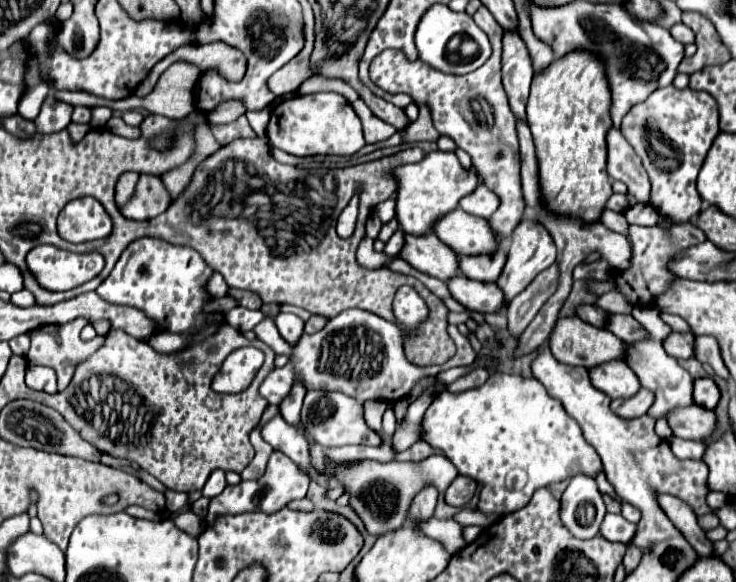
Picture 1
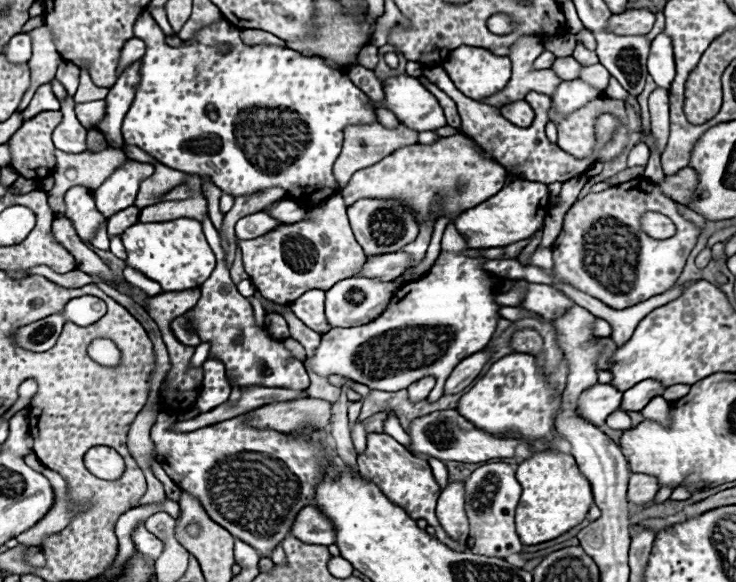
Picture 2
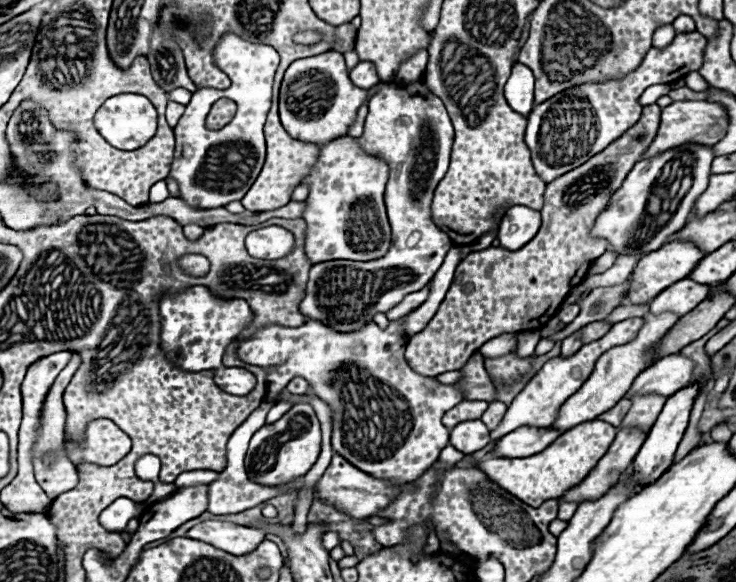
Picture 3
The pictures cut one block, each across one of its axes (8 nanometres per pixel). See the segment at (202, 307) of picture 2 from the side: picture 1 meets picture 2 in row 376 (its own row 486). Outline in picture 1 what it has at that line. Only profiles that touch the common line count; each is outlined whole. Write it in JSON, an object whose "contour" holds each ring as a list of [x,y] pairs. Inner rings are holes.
{"contour":[[[274,452],[270,456],[266,474],[262,478],[250,480],[250,482],[240,482],[236,486],[226,486],[220,495],[210,500],[206,522],[213,524],[218,515],[236,515],[248,512],[248,510],[264,510],[266,514],[272,514],[276,510],[280,510],[282,506],[286,506],[290,500],[304,498],[308,484],[310,484],[310,476],[304,474],[300,466],[294,466],[294,462],[290,462],[290,458],[286,454]]]}

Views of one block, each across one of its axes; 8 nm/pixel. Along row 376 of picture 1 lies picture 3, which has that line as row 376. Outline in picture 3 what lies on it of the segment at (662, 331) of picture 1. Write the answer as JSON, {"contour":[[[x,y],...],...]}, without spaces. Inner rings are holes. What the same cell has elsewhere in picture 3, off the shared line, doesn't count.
{"contour":[[[682,354],[664,356],[662,360],[656,360],[650,368],[638,374],[632,388],[626,392],[626,398],[634,394],[660,394],[660,396],[672,396],[674,392],[686,388],[690,384],[694,372],[694,362]]]}

